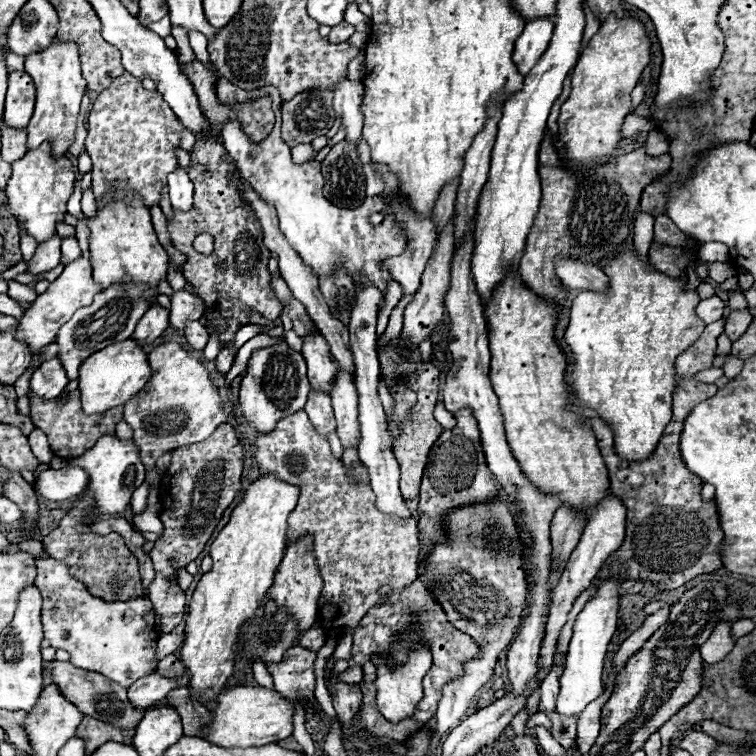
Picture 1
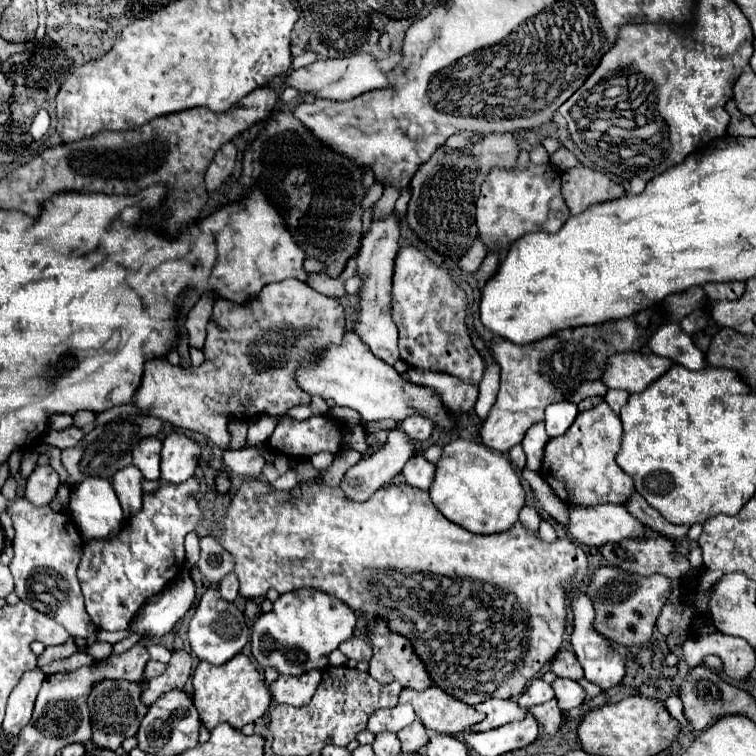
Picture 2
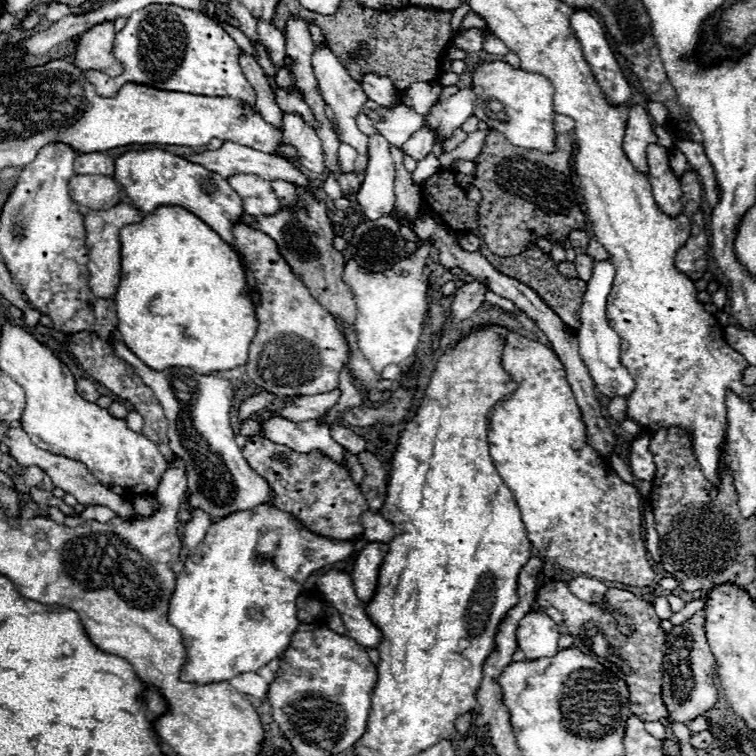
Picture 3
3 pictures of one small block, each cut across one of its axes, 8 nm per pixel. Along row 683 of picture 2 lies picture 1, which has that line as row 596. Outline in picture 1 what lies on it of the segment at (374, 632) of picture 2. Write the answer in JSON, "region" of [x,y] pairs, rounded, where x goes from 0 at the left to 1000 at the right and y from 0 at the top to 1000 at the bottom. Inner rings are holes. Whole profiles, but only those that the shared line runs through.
{"region":[[[548,767],[542,772],[537,772],[529,783],[529,791],[524,799],[513,796],[513,788],[519,786],[516,775],[503,778],[503,791],[508,794],[505,799],[497,799],[474,825],[471,836],[468,836],[468,852],[466,852],[466,870],[471,870],[474,878],[481,878],[489,873],[492,862],[497,860],[497,865],[505,868],[519,868],[519,878],[532,878],[534,873],[540,873],[542,862],[553,854],[561,852],[569,857],[571,862],[571,884],[561,899],[561,921],[556,926],[556,931],[550,934],[550,942],[545,950],[537,950],[526,958],[513,955],[511,950],[505,950],[505,944],[500,939],[476,939],[474,942],[474,952],[471,960],[476,966],[481,966],[484,971],[495,974],[495,976],[516,976],[524,981],[534,981],[548,966],[558,963],[566,958],[569,950],[577,947],[577,937],[579,929],[585,923],[585,910],[601,899],[608,897],[614,892],[614,878],[624,870],[630,870],[635,865],[635,857],[627,852],[627,847],[603,833],[593,820],[587,807],[574,796],[571,786],[563,780],[561,770]],[[497,841],[497,847],[492,844]]]}

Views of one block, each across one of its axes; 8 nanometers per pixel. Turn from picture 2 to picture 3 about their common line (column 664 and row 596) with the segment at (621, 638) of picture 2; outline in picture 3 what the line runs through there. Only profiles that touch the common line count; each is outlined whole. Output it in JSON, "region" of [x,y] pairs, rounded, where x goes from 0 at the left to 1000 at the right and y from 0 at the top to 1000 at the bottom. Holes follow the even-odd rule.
{"region":[[[762,762],[751,770],[751,778],[759,788],[765,788],[767,794],[775,794],[775,796],[788,796],[794,799],[799,786],[802,786],[802,772],[788,767],[788,765],[778,765],[778,762]]]}

